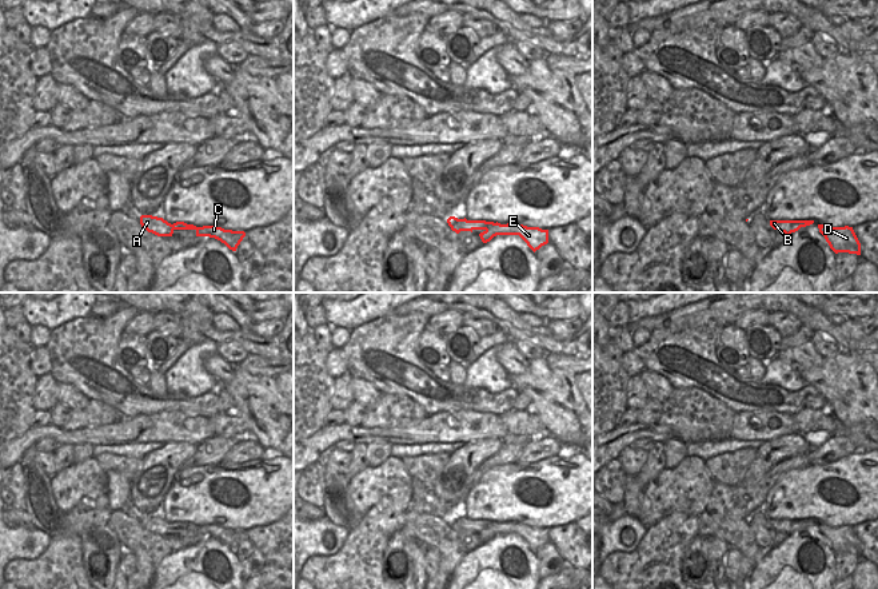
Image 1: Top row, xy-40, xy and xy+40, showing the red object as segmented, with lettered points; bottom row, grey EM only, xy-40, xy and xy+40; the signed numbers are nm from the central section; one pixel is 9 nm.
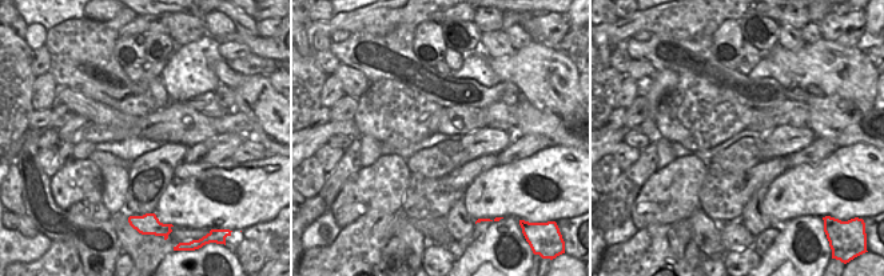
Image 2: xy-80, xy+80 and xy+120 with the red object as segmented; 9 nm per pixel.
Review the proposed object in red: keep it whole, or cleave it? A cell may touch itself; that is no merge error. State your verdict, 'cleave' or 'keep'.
keep

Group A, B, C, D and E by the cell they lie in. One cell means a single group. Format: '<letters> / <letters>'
A B C D E

